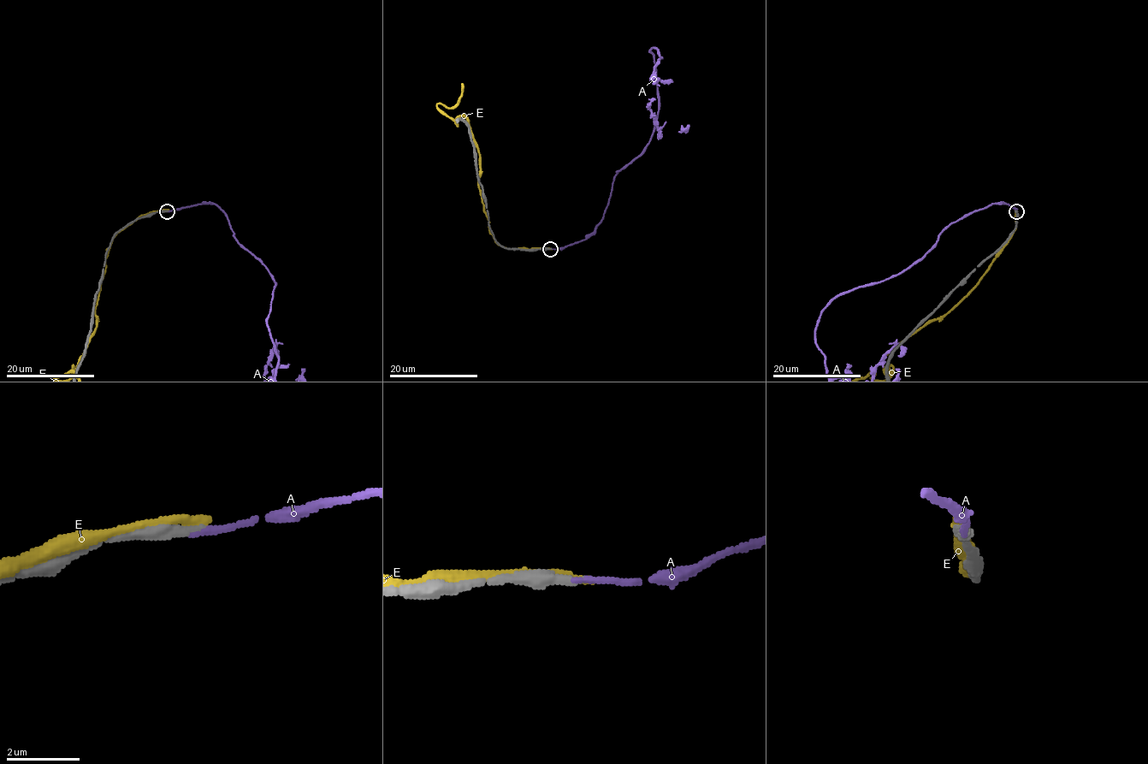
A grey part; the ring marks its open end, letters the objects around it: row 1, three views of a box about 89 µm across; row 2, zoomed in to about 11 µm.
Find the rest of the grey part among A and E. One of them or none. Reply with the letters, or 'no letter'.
A

